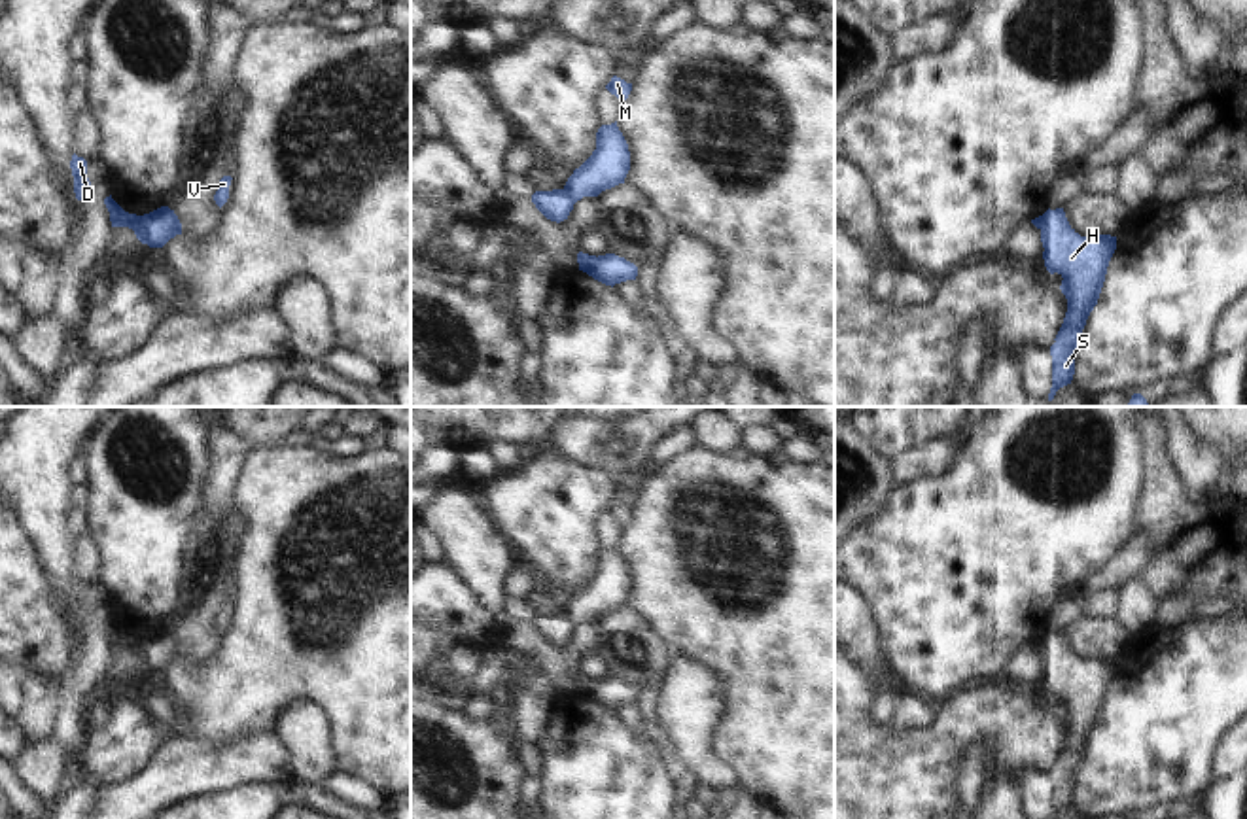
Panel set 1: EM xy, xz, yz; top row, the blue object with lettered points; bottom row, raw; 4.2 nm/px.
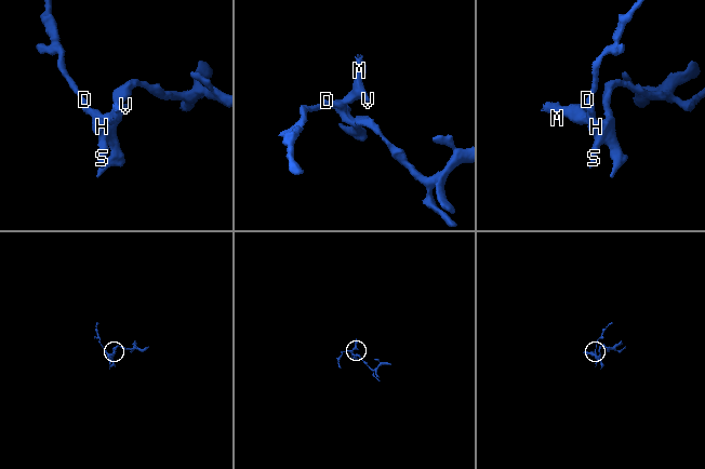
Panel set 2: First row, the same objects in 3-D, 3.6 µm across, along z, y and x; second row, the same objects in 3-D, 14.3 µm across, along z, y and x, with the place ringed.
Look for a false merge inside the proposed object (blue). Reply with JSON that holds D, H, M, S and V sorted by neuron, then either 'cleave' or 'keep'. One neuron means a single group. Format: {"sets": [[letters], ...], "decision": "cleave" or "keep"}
{"sets": [["D", "H", "S"], ["M", "V"]], "decision": "cleave"}

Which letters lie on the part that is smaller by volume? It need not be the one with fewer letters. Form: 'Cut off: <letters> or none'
Cut off: M, V

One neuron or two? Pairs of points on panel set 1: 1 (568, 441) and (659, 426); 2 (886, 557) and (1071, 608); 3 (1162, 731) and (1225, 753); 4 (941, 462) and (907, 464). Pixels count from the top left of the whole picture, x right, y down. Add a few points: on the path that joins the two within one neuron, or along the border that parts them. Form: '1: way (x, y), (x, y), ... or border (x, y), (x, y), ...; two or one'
1: way (591, 441), (629, 441), (636, 435); one
2: border (1075, 594), (1068, 594), (1054, 608), (1047, 630); two
3: border (1227, 729), (1213, 755), (1213, 778); two
4: way (933, 462), (914, 464); one

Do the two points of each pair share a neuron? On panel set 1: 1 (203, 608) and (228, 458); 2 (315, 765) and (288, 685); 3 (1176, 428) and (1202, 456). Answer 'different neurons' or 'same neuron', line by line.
1: same neuron
2: different neurons
3: same neuron

